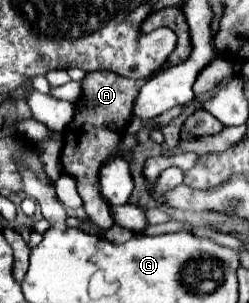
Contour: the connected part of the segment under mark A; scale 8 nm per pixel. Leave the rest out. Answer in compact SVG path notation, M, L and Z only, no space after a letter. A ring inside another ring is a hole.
M95 71L85 77L83 85L83 103L77 107L77 115L71 121L71 125L65 129L65 145L61 153L61 165L63 169L75 177L79 195L83 197L85 203L85 213L89 221L101 229L109 229L113 225L111 211L107 209L107 201L99 193L99 167L115 155L115 147L125 131L125 125L129 123L127 119L131 117L131 105L135 101L135 95L139 93L143 81L133 81L119 77L111 71ZM95 131L109 131L109 135L95 135Z

